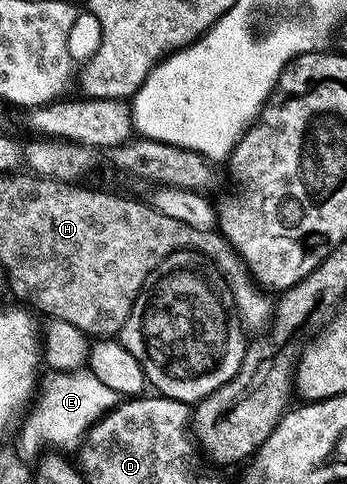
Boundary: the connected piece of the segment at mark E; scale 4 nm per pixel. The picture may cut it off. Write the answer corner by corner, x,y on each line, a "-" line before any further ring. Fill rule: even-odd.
89,370
52,371
48,375
48,379
43,378
39,384
33,404
35,407
32,411
30,409
23,418
25,421
16,443
16,450
21,461
27,465
38,461
47,447
66,449
68,445
77,446
89,426
120,401
119,396

